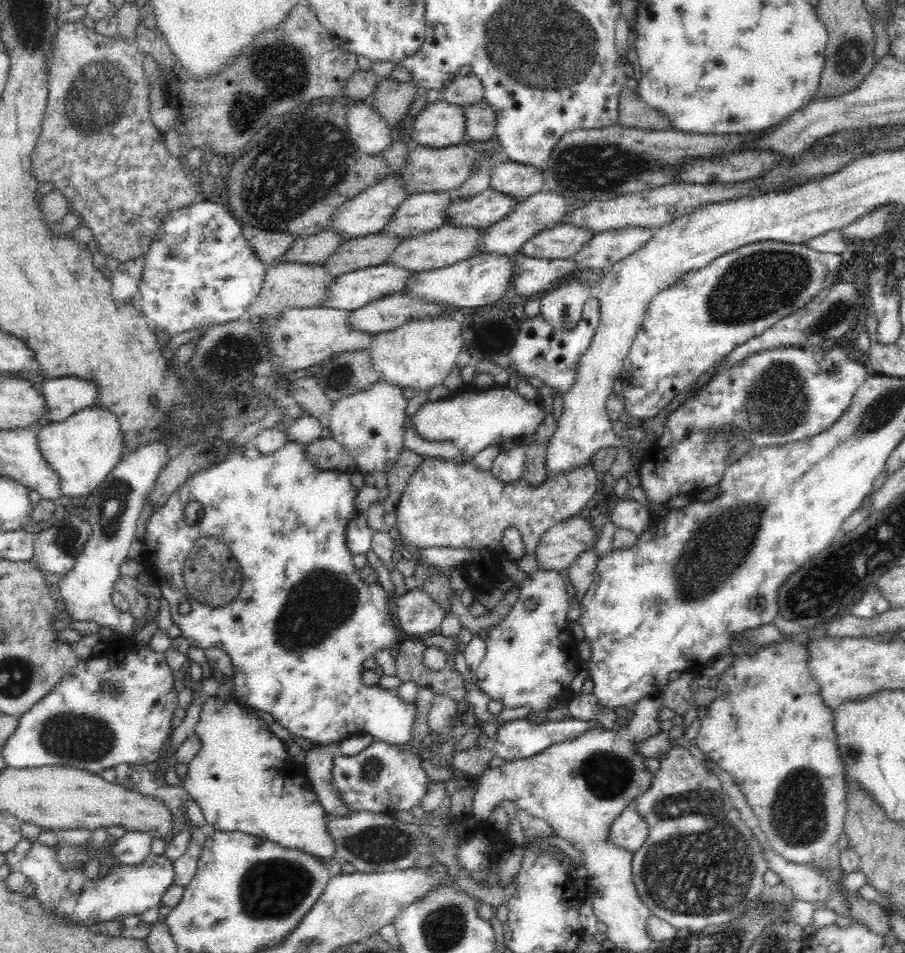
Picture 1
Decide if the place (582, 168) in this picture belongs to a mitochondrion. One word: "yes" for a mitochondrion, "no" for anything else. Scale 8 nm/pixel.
yes

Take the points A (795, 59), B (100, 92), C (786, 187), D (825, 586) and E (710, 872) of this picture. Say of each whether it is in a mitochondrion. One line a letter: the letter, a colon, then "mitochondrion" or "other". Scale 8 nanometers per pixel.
A: other
B: mitochondrion
C: other
D: mitochondrion
E: mitochondrion

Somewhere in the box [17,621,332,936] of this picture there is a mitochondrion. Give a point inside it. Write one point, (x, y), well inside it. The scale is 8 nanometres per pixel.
(273, 888)

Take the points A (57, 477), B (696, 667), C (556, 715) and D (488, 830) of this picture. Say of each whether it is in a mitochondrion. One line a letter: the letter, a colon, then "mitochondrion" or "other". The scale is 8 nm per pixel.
A: other
B: other
C: other
D: other

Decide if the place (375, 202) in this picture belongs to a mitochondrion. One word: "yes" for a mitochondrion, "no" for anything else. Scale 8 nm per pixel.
no

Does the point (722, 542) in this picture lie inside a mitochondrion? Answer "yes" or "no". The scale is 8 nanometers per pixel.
yes

